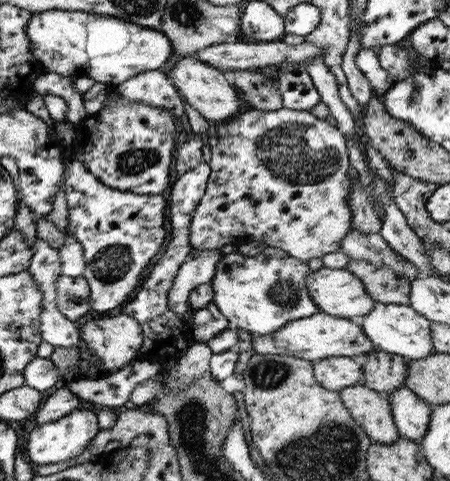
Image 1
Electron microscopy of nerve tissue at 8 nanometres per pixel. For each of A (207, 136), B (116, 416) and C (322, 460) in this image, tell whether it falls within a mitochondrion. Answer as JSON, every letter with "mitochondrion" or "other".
{"A":"other","B":"other","C":"mitochondrion"}

